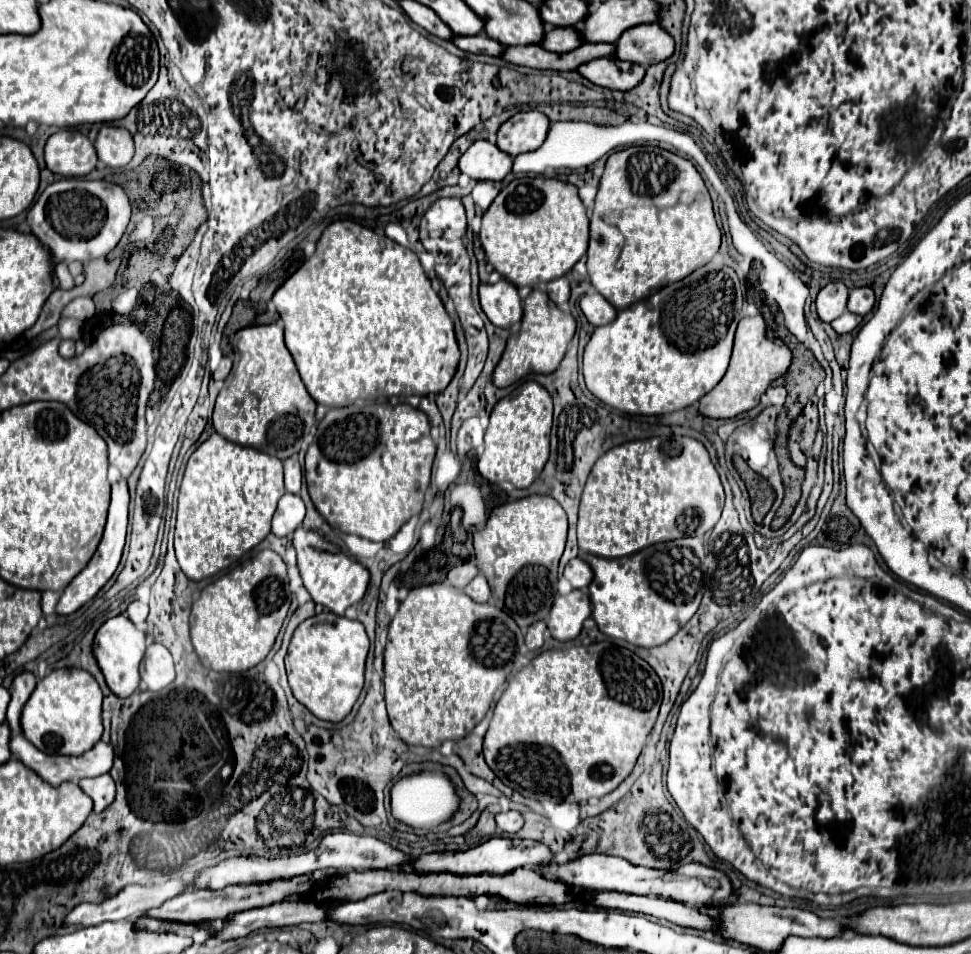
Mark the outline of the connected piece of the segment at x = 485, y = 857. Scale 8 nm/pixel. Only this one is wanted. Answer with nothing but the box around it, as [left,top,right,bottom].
[411,837,553,875]

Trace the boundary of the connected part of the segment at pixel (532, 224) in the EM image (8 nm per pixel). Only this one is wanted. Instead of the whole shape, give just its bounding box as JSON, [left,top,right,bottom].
[481,177,589,287]

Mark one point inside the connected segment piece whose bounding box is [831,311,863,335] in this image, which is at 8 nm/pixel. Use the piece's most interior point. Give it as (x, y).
(847, 322)

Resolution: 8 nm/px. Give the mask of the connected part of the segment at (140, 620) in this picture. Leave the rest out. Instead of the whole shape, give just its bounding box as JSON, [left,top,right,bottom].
[127,601,149,627]

